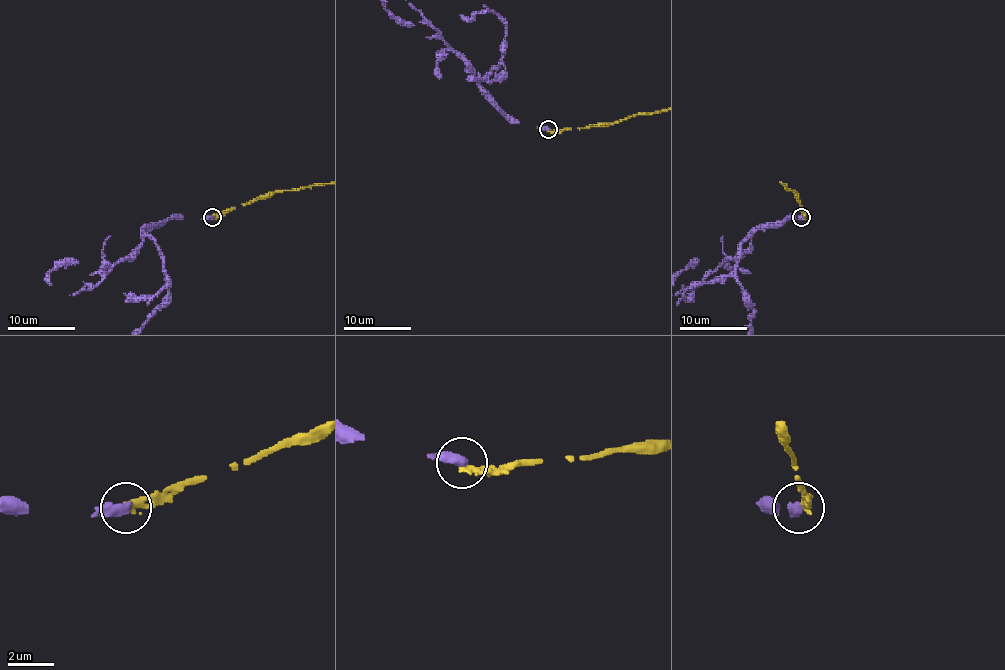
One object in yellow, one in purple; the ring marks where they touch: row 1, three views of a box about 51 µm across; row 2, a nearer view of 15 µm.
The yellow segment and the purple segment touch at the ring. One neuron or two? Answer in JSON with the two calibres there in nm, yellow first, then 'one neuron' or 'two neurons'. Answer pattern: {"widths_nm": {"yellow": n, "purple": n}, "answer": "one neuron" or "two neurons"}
{"widths_nm": {"yellow": 300, "purple": 460}, "answer": "two neurons"}

